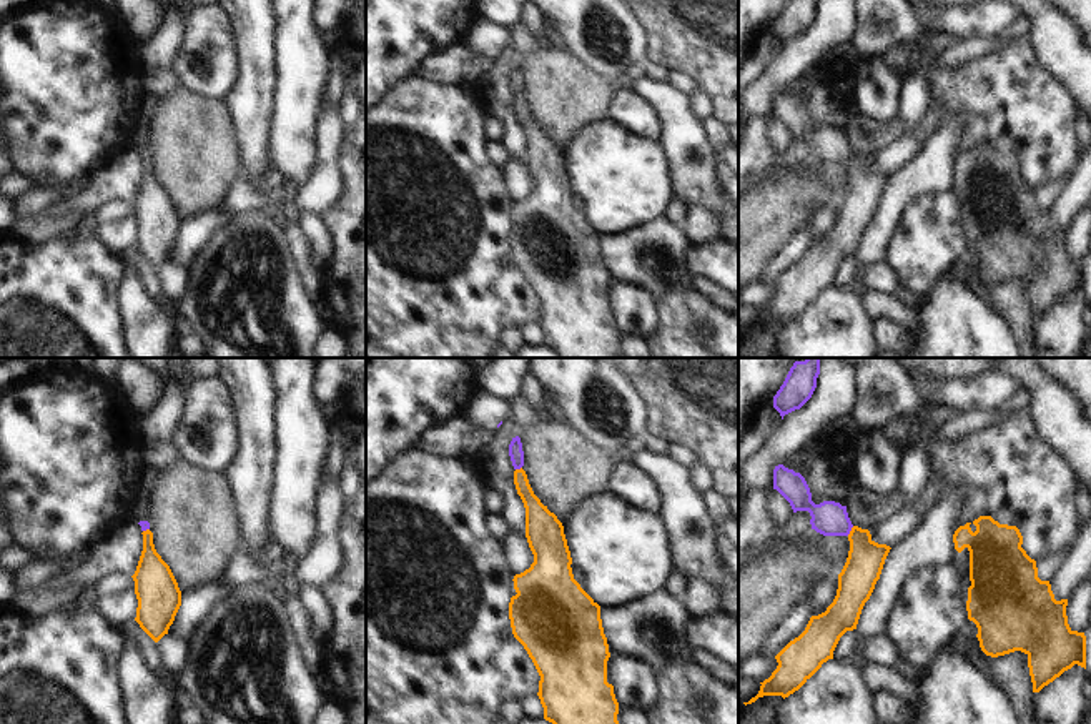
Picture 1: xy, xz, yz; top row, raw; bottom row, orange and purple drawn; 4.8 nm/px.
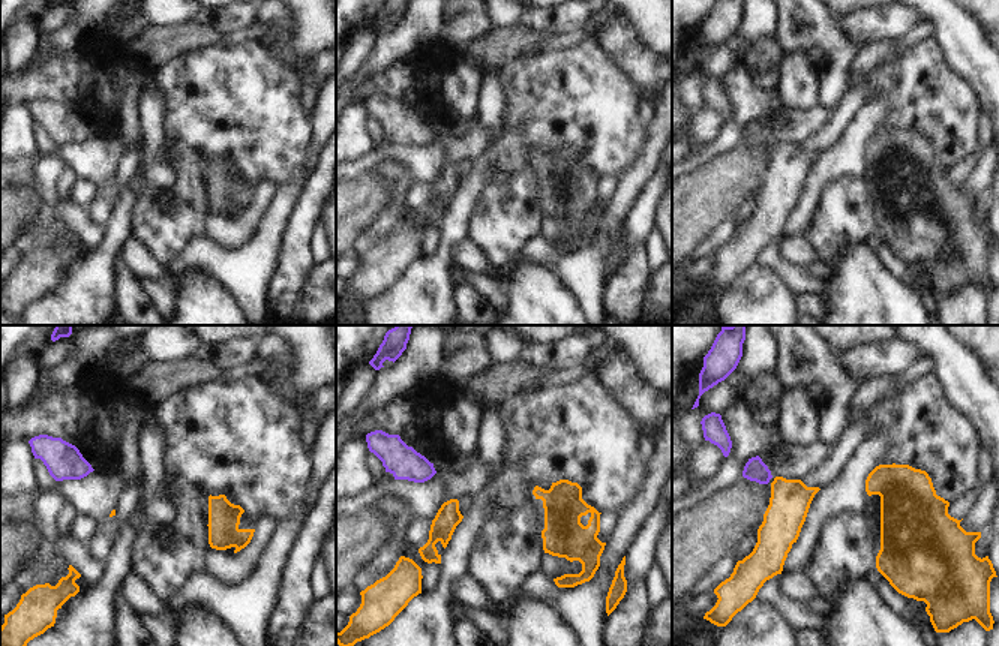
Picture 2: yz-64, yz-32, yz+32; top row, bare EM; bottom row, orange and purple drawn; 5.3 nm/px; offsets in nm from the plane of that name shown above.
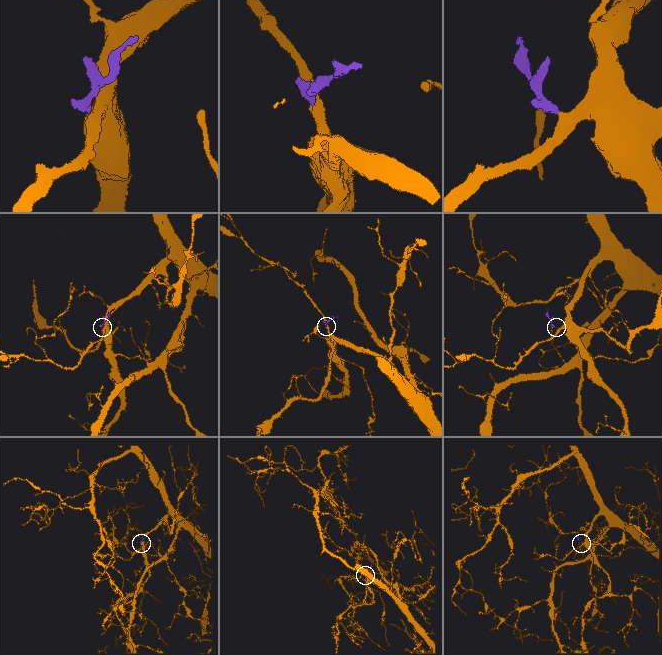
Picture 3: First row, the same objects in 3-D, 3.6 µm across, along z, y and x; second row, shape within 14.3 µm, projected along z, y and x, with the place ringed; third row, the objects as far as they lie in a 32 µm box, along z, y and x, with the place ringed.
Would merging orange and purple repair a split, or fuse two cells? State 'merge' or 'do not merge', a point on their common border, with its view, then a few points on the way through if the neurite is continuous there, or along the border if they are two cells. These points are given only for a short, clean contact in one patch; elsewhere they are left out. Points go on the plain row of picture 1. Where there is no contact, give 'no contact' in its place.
merge; meets orange in yz at (850, 158); runs through yz (865, 187), (860, 168), (850, 158), (829, 145)

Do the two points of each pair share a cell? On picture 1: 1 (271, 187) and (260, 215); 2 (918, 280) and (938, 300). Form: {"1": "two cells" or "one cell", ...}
{"1": "two cells", "2": "two cells"}

